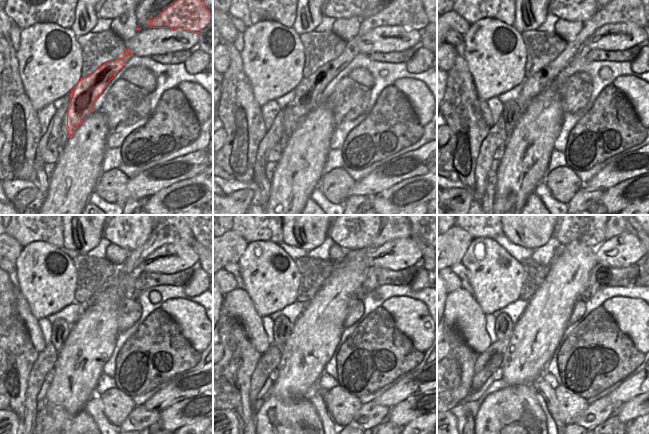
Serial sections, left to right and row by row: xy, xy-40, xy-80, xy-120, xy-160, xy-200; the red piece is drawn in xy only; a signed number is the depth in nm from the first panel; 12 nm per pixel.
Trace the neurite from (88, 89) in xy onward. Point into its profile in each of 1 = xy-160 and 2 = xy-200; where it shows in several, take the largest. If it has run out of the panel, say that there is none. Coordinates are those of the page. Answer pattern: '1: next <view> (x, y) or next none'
1: next xy-160 (383, 235)
2: next xy-200 (608, 235)

